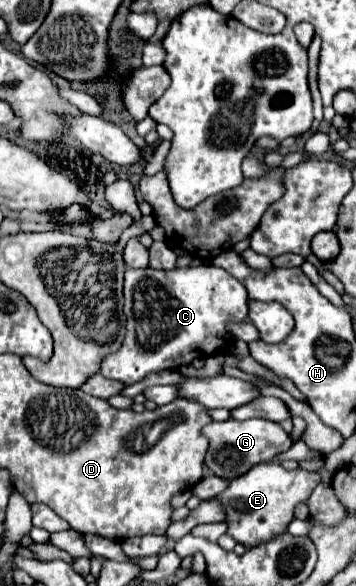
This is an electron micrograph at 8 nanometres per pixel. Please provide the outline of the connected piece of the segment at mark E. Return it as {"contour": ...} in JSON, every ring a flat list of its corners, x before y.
{"contour":[[266,462,254,466,244,476,230,480,230,486,222,494,218,494,218,500,224,504,228,514,226,534,246,548,254,548,258,544,282,536,288,524,294,520,294,508,302,502,308,502,318,482,320,476,304,468,284,470,278,462]]}

